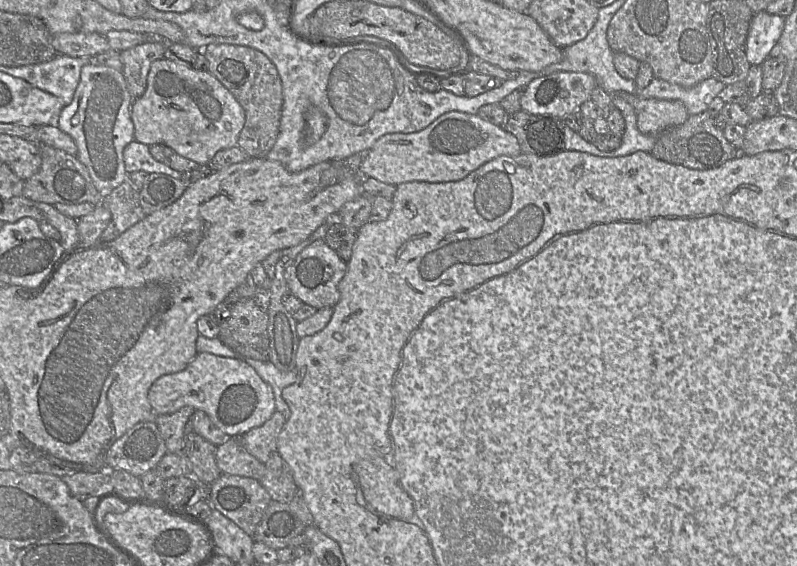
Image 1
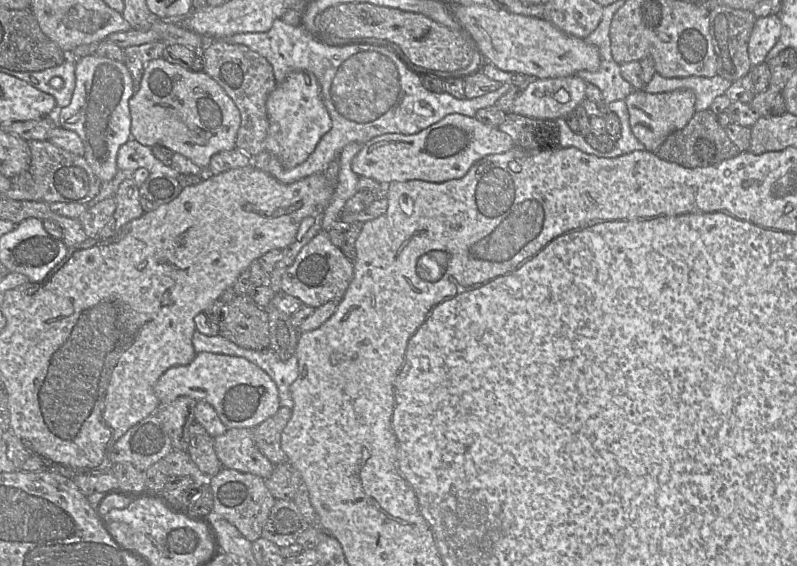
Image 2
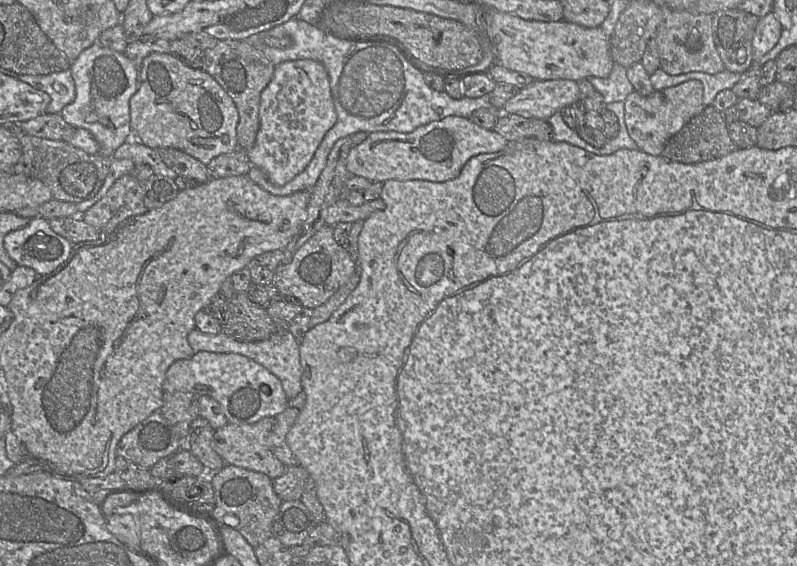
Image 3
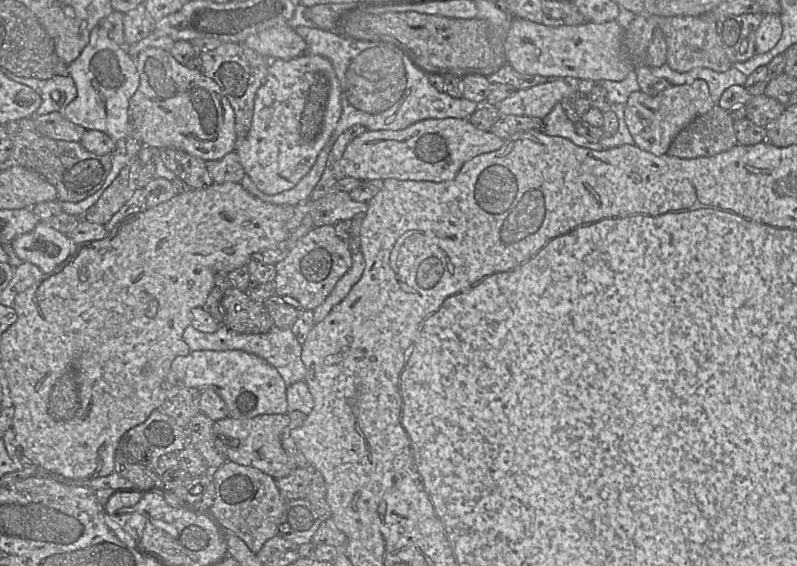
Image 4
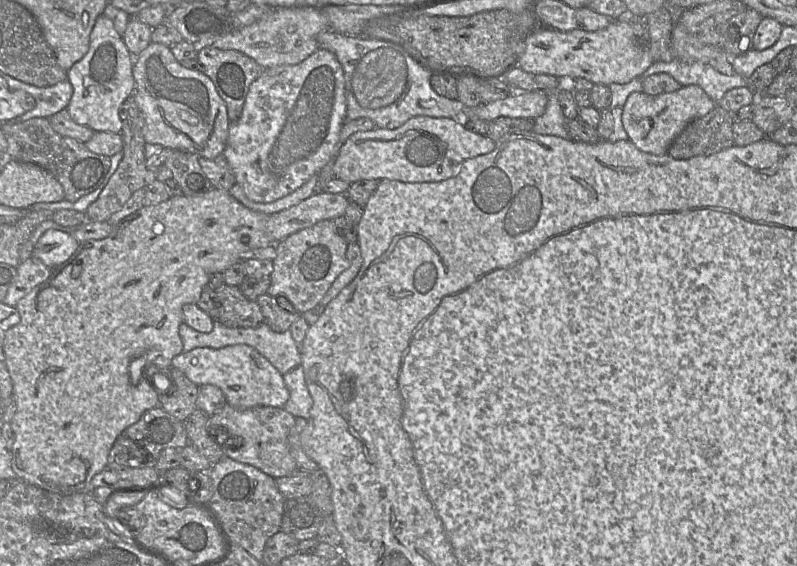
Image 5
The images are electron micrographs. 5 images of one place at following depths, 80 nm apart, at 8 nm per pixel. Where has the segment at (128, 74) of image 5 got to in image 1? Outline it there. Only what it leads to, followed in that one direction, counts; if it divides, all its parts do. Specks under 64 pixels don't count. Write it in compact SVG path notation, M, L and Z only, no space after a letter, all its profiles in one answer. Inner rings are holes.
M92 61L82 67L80 81L71 103L65 105L58 118L49 124L57 126L75 141L78 149L76 156L86 166L93 184L102 196L107 195L123 183L129 175L125 170L123 150L134 140L134 125L130 117L130 107L133 100L121 71L95 64Z

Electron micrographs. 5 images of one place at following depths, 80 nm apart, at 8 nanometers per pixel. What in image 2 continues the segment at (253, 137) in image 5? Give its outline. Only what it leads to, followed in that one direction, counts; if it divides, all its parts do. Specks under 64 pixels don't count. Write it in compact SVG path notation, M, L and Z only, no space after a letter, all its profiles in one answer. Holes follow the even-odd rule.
M297 71L289 74L269 94L266 110L269 129L264 150L274 154L284 169L292 169L303 163L332 127L331 117L321 98L320 84L310 72Z

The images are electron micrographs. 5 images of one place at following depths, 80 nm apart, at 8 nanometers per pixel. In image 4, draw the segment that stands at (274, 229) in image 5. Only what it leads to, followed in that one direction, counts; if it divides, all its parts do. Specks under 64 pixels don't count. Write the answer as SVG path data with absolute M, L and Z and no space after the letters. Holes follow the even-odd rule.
M334 191L326 196L311 201L300 202L294 206L294 215L286 222L288 232L297 229L305 215L313 218L315 227L323 225L335 225L342 220L351 220L359 213L366 213L368 203L353 201L349 194L342 191Z

